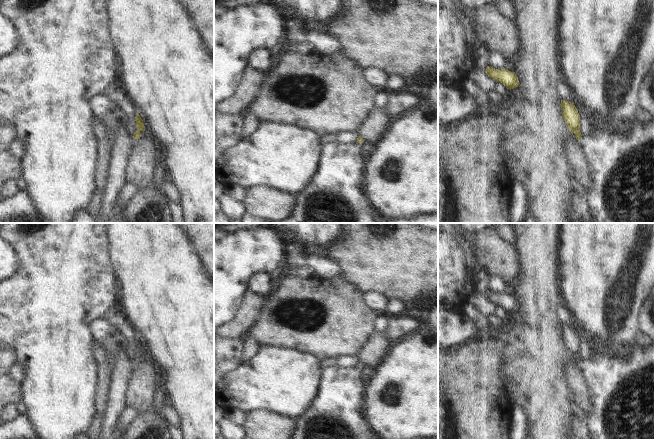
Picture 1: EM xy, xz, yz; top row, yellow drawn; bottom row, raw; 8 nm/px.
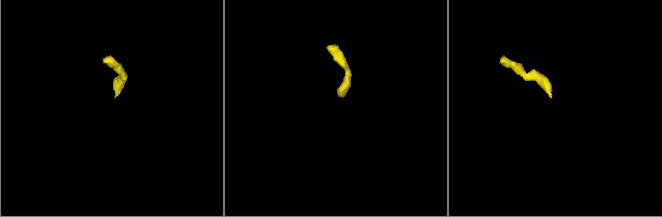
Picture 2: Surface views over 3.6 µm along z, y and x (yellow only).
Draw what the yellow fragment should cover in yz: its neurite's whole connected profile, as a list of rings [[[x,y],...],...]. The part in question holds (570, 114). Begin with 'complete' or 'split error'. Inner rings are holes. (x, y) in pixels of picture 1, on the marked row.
split error; [[[562,100],[562,117],[567,124],[570,132],[575,134],[575,138],[580,142],[583,152],[588,161],[590,175],[592,178],[592,188],[586,194],[588,206],[596,223],[654,223],[654,120],[650,124],[634,122],[626,127],[624,132],[613,131],[607,125],[604,130],[596,131],[589,136],[582,136],[580,133],[580,115],[574,103]]]

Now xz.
split error; [[[358,136],[355,143],[334,141],[323,145],[316,173],[309,184],[295,195],[295,207],[283,221],[268,221],[245,213],[239,219],[214,213],[214,223],[374,223],[371,204],[362,191],[365,163],[360,151],[364,139]]]

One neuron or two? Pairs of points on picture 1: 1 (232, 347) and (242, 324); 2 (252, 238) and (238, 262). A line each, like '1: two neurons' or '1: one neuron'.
1: two neurons
2: one neuron

